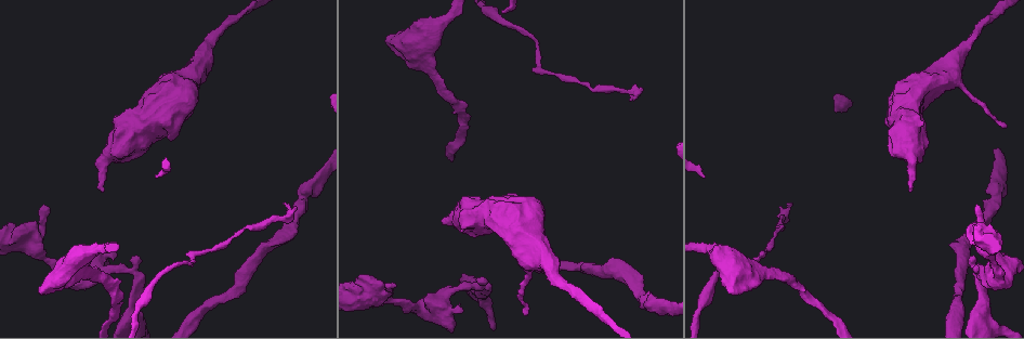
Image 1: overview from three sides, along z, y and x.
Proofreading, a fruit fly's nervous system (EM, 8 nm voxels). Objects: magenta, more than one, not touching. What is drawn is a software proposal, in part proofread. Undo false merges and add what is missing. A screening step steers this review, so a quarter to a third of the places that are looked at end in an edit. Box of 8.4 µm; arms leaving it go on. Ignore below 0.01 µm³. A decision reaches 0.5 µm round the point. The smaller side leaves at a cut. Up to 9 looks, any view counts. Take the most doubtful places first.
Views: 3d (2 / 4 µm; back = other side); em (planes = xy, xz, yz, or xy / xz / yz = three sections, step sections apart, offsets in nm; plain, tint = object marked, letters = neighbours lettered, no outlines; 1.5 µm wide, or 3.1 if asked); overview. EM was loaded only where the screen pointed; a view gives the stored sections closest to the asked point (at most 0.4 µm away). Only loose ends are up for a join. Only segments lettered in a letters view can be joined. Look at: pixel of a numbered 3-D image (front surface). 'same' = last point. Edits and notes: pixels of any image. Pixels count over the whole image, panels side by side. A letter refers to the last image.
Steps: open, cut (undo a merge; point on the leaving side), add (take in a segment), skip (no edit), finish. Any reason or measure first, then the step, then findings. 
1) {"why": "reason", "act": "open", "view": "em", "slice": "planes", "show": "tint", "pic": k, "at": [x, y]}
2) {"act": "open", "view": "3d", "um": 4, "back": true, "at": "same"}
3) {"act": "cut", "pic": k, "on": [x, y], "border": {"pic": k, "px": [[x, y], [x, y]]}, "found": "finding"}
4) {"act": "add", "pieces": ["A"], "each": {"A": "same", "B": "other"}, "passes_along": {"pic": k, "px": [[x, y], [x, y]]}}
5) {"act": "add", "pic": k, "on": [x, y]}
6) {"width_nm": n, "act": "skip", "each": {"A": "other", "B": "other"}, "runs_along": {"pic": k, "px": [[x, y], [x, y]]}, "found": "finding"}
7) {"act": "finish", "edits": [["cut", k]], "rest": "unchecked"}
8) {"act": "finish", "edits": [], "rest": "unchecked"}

{"why": "thick end", "act": "open", "view": "3d", "um": 4, "pic": 1, "at": [171, 140]}

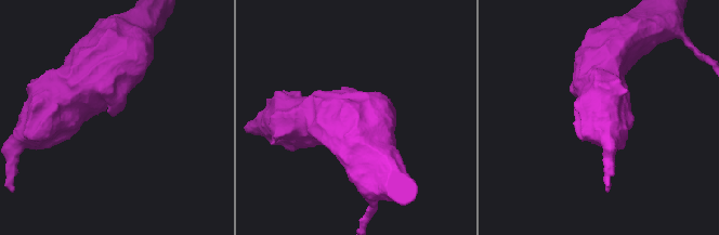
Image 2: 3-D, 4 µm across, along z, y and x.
{"why": "shape alone is not enough", "act": "open", "view": "em", "slice": "xy", "step": 8, "show": "letters", "pic": 2, "at": [113, 114]}

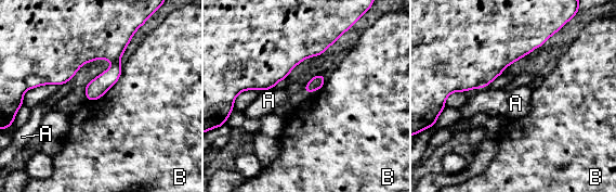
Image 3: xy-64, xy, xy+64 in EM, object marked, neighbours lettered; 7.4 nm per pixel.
{"why": "cut it another way", "act": "open", "view": "em", "slice": "planes", "show": "letters", "at": "same"}

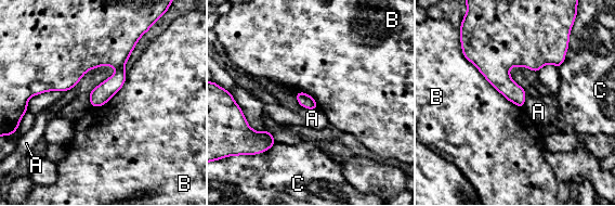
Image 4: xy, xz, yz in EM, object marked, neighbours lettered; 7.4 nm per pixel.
{"act": "skip", "each": {"A": "other", "B": "other", "C": "other"}, "border": {"pic": 4, "px": [[461, 53], [497, 90], [522, 107]]}, "found": "no lettered segment goes on from it"}

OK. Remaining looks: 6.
{"why": "thin neck", "act": "open", "view": "3d", "um": 2, "pic": 1, "at": [627, 91]}

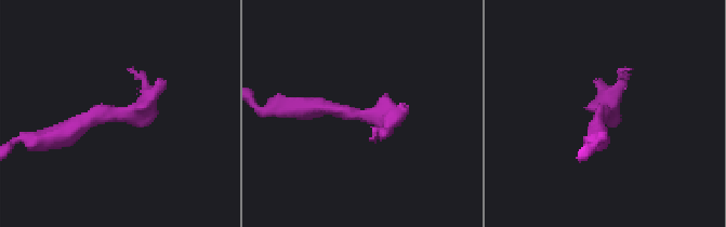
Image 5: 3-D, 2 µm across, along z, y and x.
{"why": "shape alone is not enough", "act": "open", "view": "em", "slice": "planes", "show": "plain", "pic": 5, "at": [371, 118]}

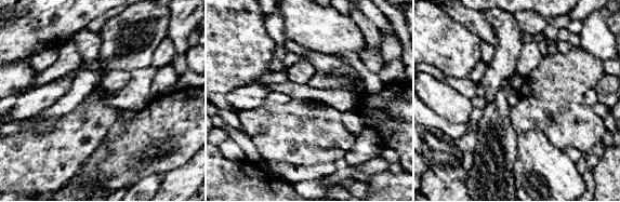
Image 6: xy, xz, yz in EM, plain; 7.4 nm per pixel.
{"why": "see the neighbours", "act": "open", "view": "em", "slice": "planes", "show": "letters", "at": "same"}

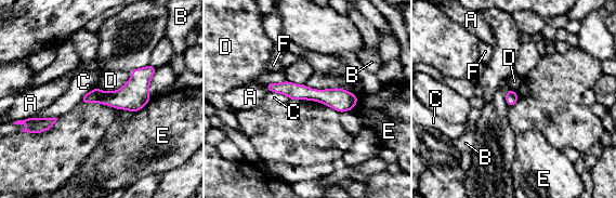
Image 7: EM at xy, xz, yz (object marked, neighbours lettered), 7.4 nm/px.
{"width_nm": 100, "longest_contact_nm": ["D", 260], "act": "skip", "each": {"A": "other", "B": "other", "C": "other", "D": "other", "E": "other", "F": "other"}, "found": "all the same cell"}

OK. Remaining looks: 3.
{"why": "thick turns thin", "act": "open", "view": "em", "slice": "xy", "step": 8, "show": "letters", "pic": 1, "at": [80, 253]}

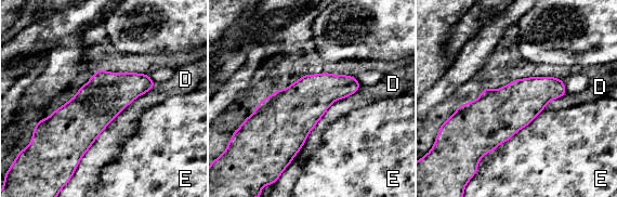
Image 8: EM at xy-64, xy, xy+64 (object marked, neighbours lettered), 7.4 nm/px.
{"width_nm": 340, "act": "skip", "each": {"D": "other", "E": "other"}, "border": {"pic": 8, "px": [[155, 83], [113, 119], [77, 165]]}, "found": "all the same cell"}

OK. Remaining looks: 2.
{"act": "finish", "edits": [], "rest": "unchecked"}

